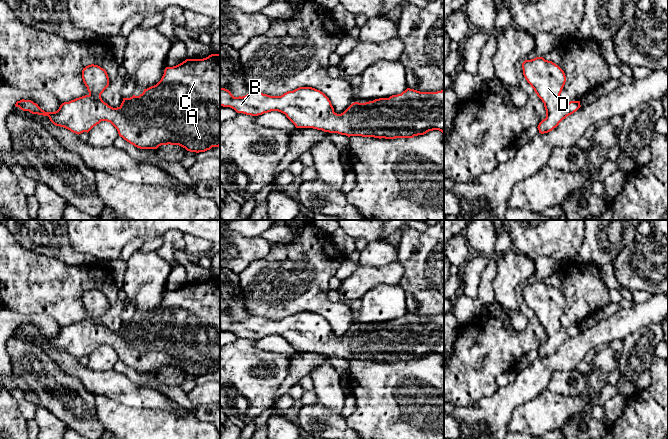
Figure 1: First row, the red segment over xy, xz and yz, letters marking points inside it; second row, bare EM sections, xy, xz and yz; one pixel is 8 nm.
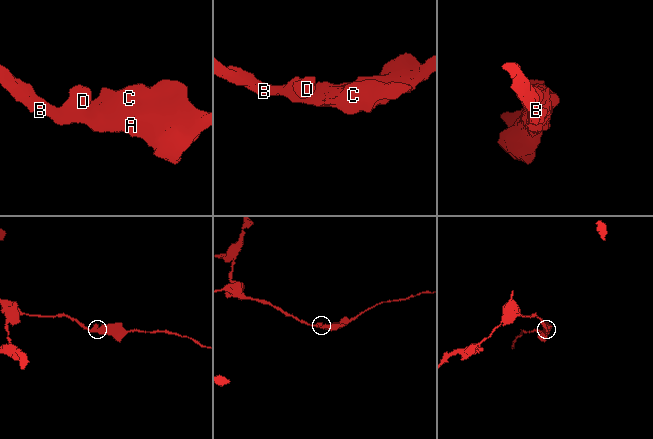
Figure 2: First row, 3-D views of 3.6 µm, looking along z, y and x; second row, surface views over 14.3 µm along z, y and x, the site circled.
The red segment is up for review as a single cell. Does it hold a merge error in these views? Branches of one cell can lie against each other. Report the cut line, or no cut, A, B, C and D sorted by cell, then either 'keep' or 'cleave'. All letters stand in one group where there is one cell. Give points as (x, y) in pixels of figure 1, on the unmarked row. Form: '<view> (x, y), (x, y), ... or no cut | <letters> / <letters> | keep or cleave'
no cut | A B C D | keep

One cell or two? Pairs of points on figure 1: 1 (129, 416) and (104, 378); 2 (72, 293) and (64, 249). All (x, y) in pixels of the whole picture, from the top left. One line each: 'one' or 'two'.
1: two
2: two

